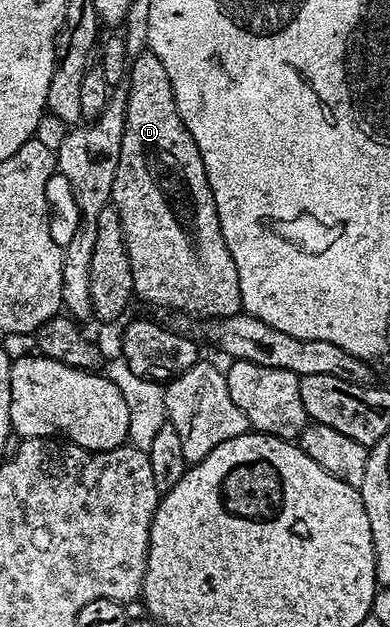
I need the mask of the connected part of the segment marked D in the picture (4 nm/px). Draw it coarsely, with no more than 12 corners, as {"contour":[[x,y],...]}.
{"contour":[[131,59],[110,204],[134,293],[241,311],[166,66]]}

